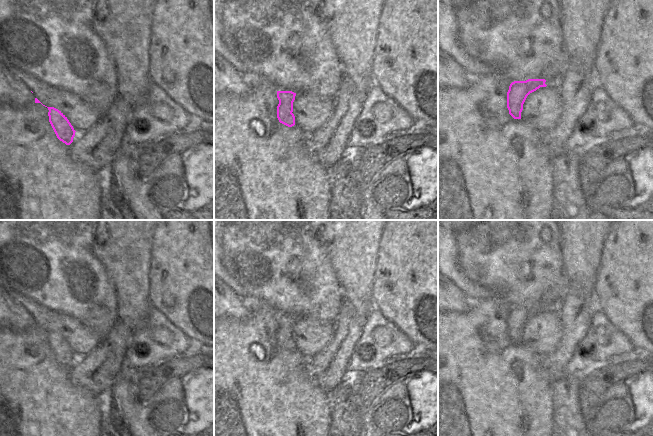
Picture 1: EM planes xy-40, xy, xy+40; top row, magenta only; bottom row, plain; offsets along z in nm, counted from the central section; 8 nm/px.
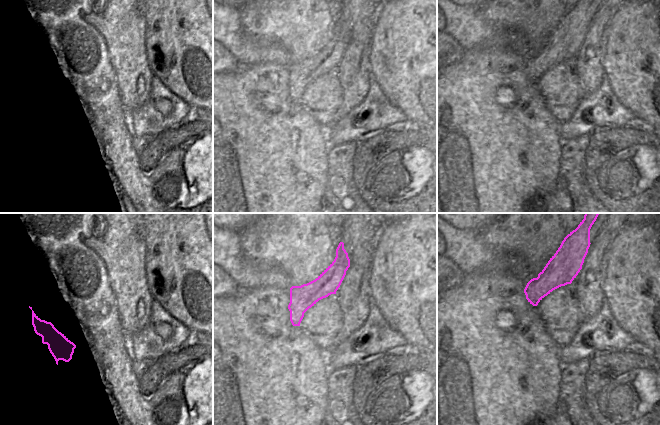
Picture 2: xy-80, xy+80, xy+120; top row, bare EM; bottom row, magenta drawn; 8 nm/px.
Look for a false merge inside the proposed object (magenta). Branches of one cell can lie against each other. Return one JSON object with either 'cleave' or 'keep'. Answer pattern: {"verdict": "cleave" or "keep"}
{"verdict": "cleave"}

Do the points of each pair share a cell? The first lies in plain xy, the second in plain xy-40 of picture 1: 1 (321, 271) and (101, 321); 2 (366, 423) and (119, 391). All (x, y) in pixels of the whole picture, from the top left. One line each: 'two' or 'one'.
1: one
2: one

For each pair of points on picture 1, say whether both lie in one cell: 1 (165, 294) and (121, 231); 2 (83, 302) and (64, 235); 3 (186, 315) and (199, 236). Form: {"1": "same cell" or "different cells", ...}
{"1": "different cells", "2": "same cell", "3": "same cell"}

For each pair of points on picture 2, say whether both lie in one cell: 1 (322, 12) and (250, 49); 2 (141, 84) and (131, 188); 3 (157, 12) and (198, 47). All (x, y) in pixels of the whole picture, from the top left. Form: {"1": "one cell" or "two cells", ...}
{"1": "two cells", "2": "two cells", "3": "one cell"}

